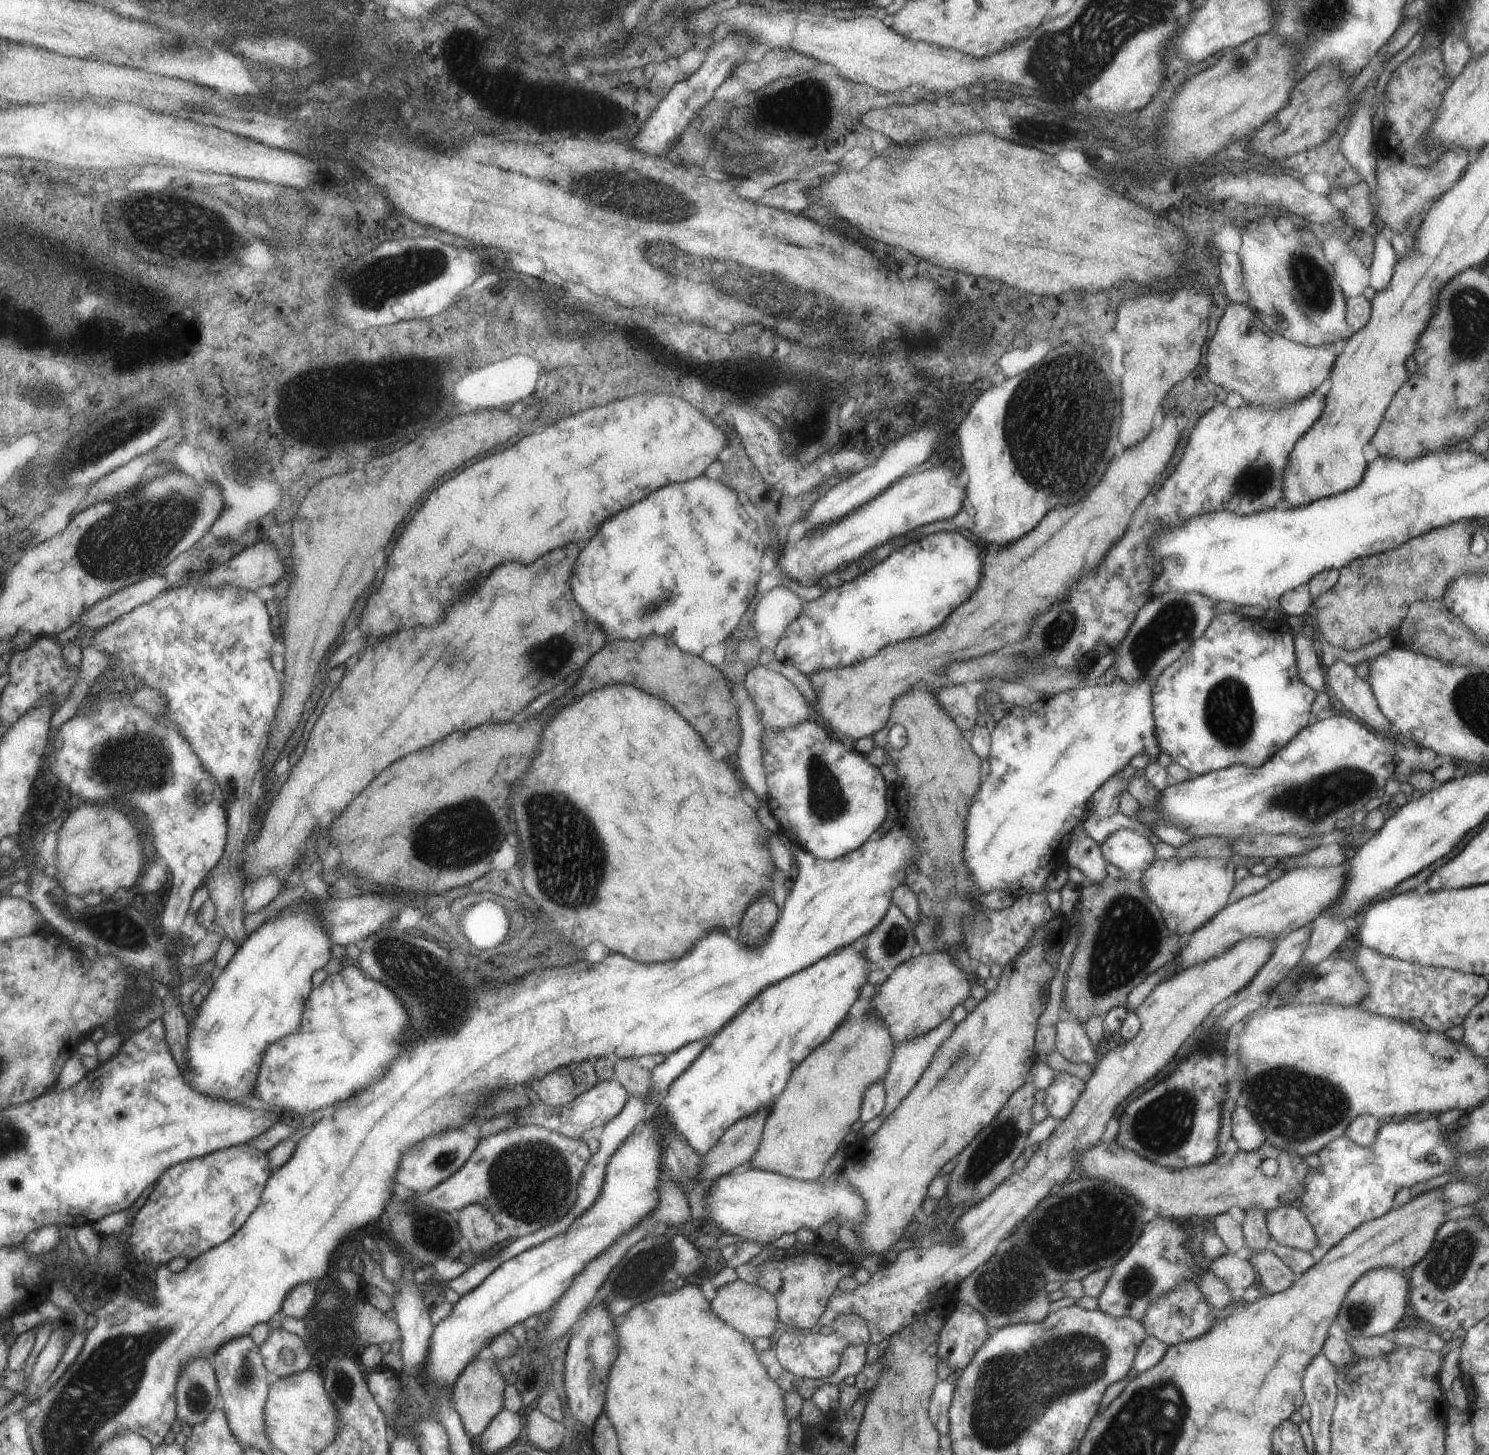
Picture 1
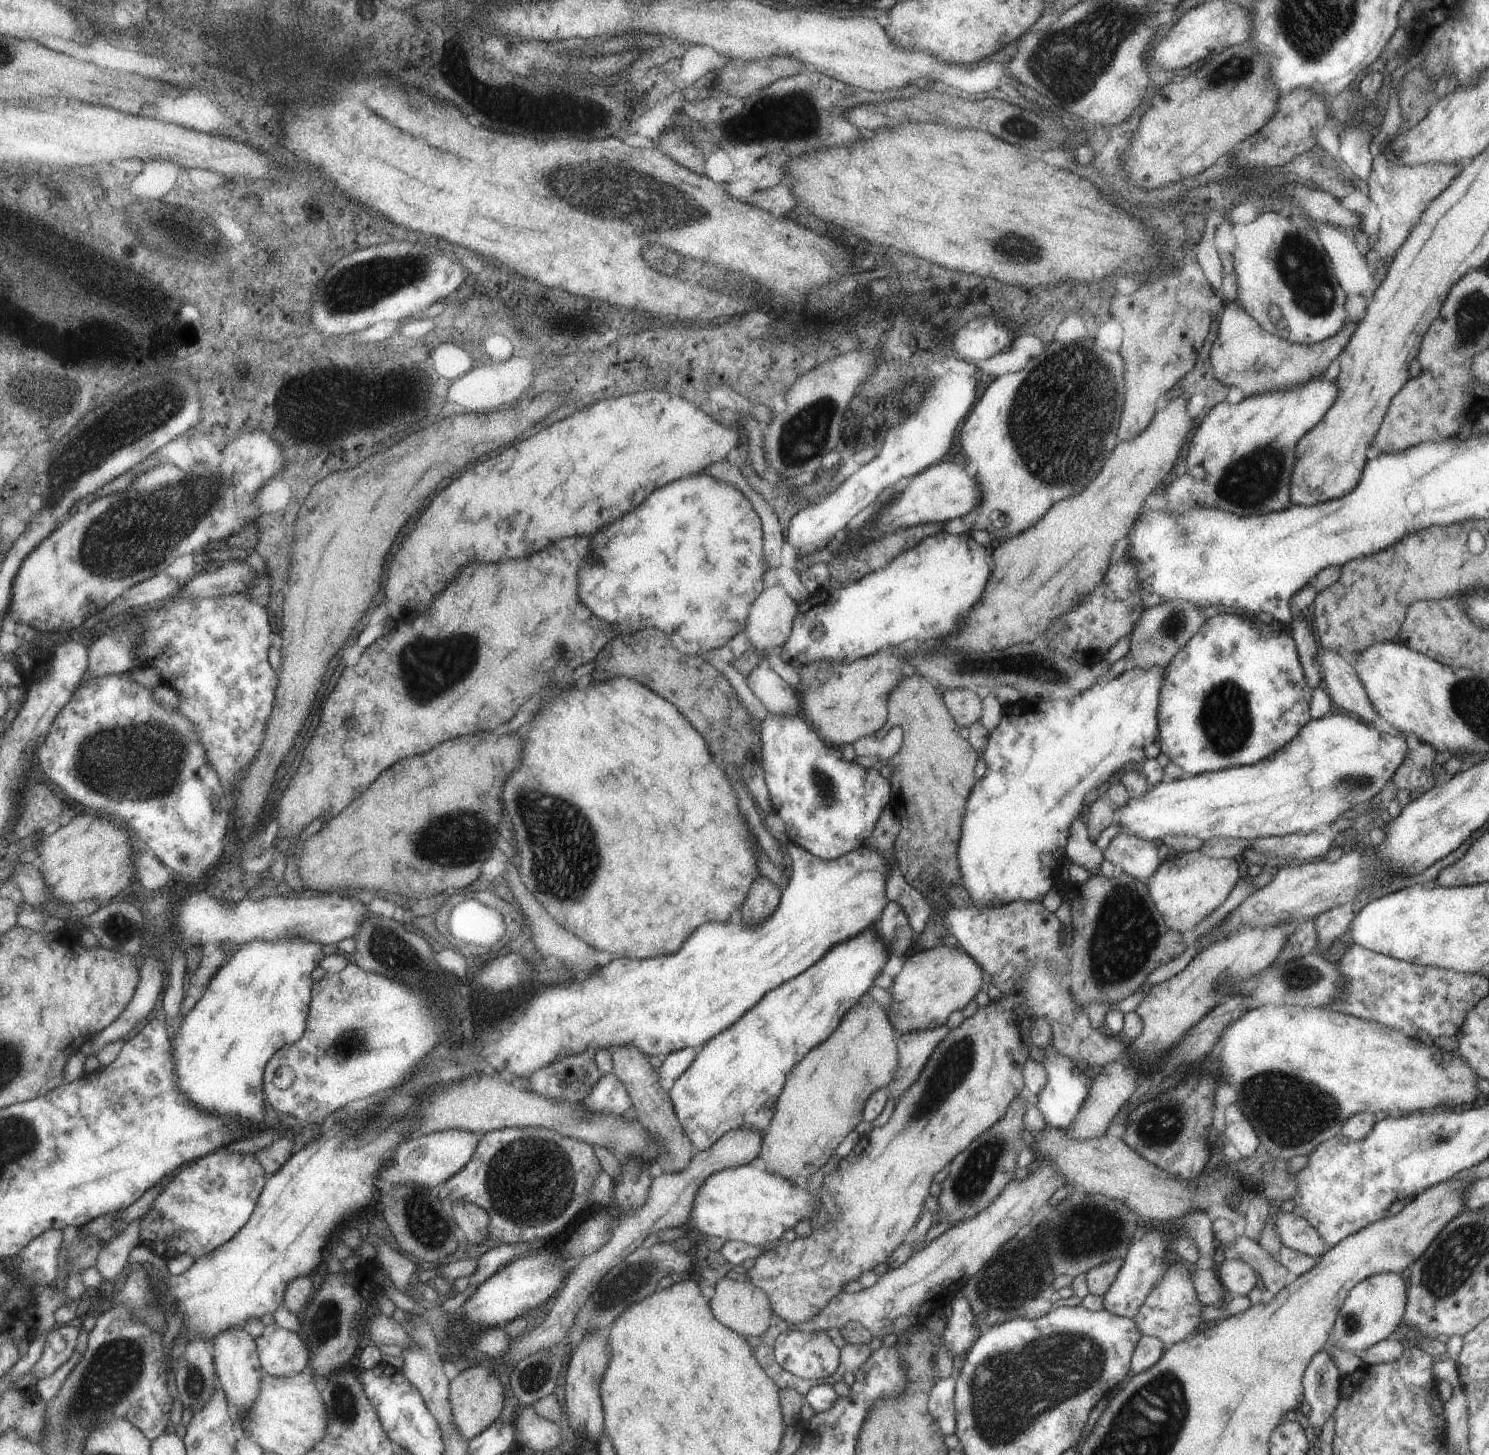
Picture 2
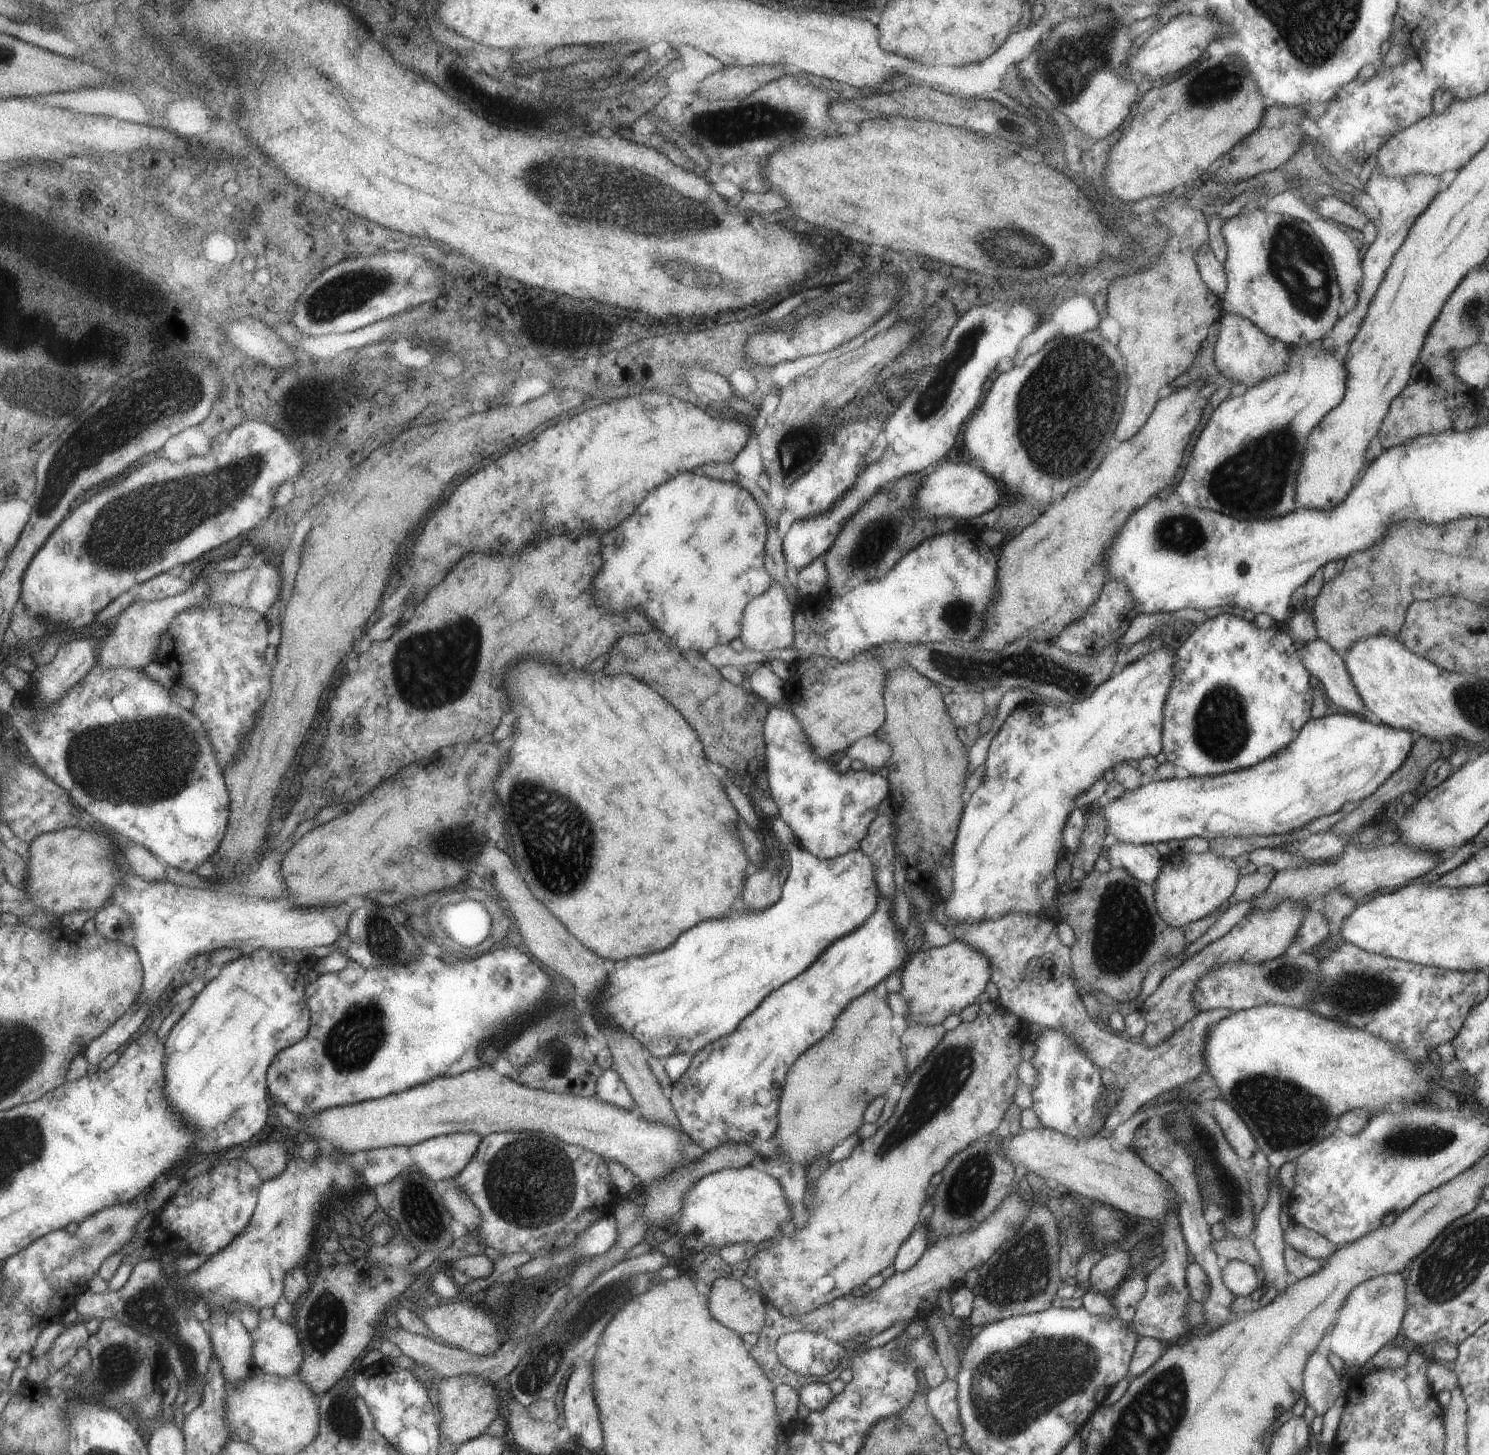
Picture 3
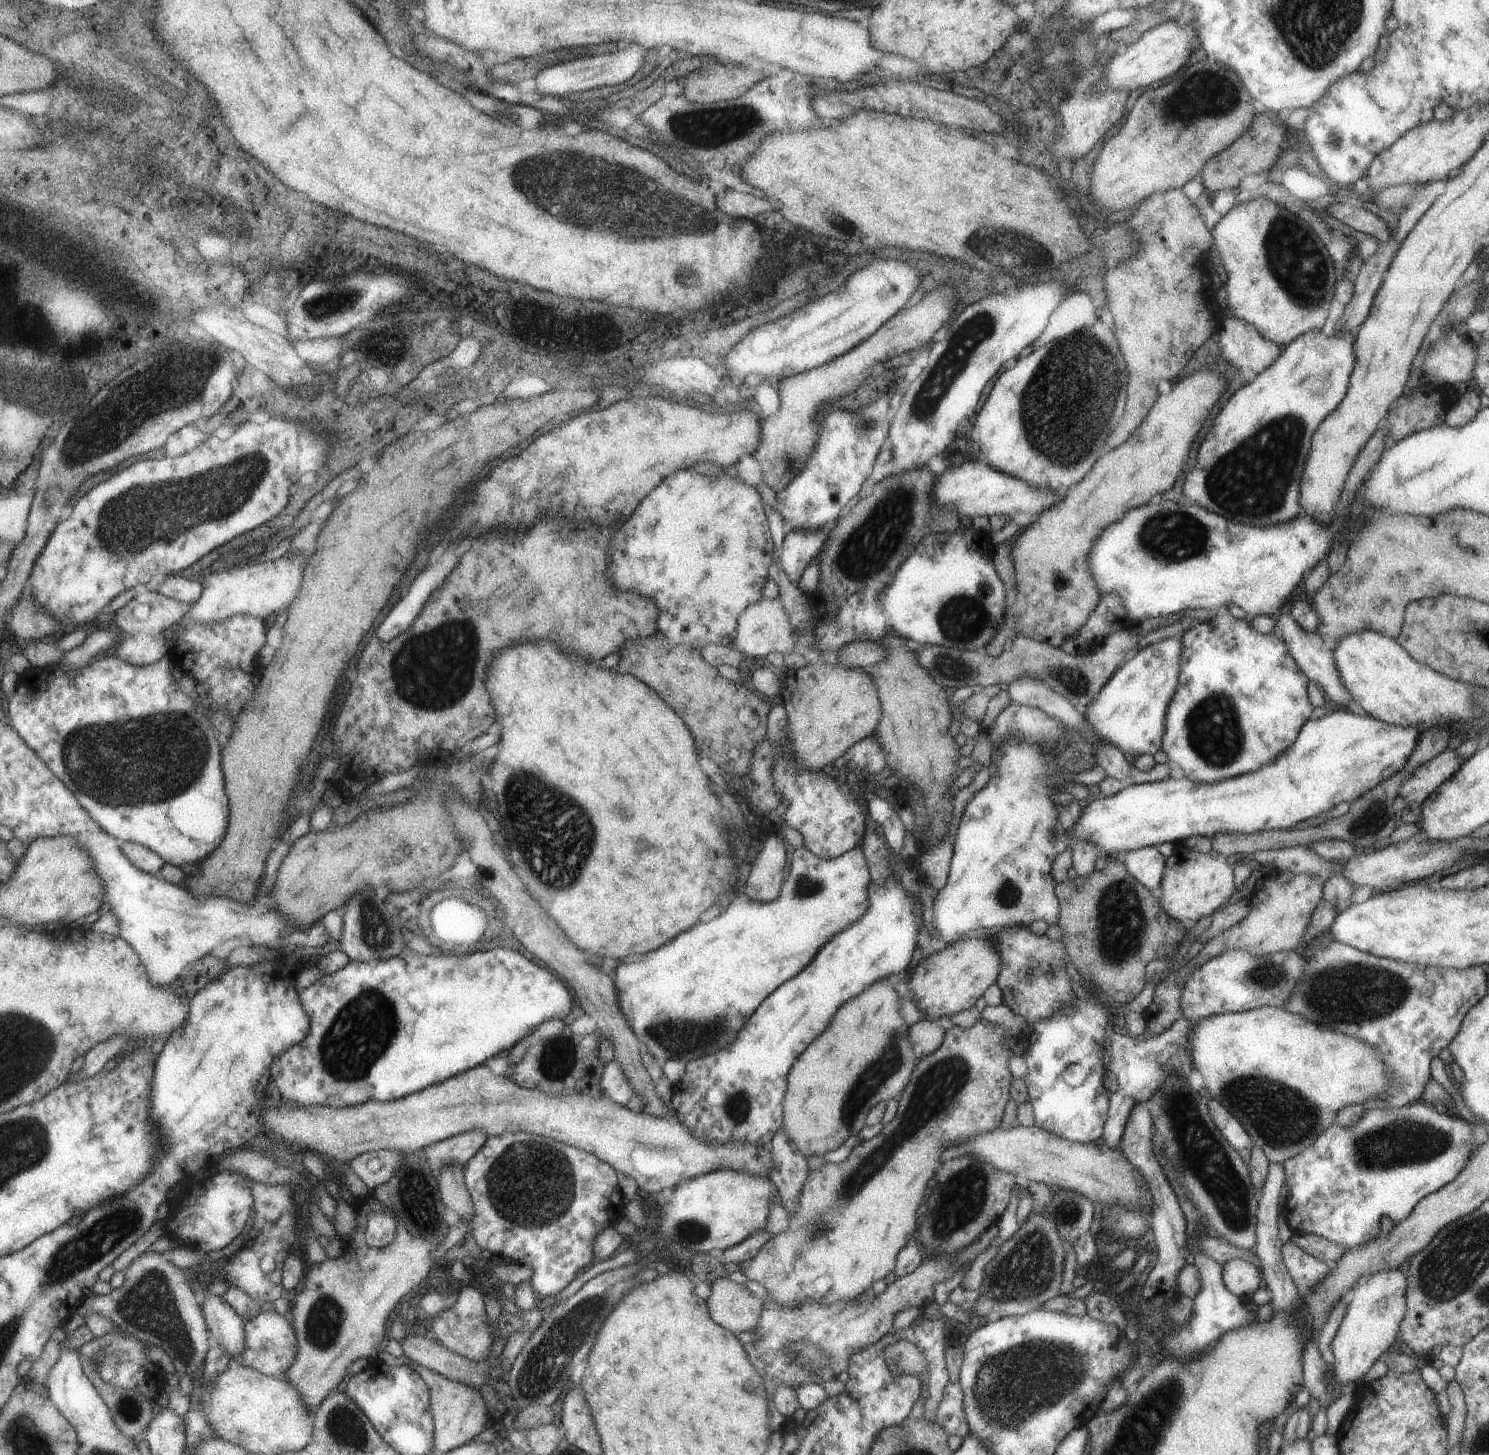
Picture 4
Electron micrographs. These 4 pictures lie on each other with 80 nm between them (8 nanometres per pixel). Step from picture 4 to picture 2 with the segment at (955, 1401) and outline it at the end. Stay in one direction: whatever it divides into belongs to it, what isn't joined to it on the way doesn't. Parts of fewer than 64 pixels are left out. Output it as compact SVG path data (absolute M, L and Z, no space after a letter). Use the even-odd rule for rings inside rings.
M938 1379L928 1396L928 1413L944 1435L954 1434L954 1380Z

